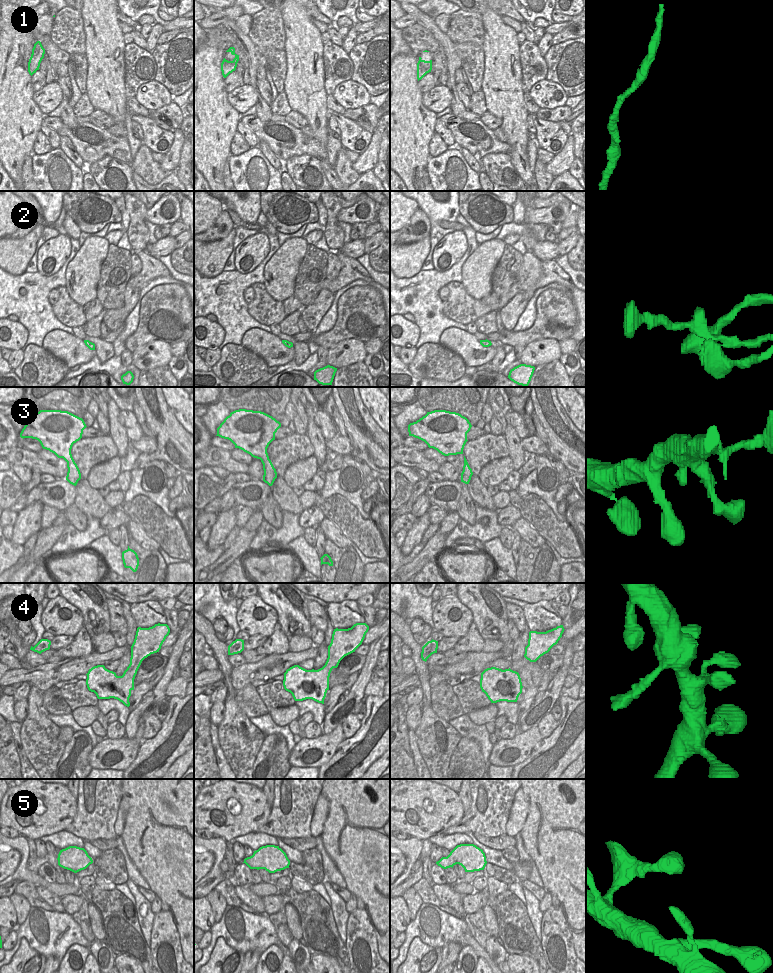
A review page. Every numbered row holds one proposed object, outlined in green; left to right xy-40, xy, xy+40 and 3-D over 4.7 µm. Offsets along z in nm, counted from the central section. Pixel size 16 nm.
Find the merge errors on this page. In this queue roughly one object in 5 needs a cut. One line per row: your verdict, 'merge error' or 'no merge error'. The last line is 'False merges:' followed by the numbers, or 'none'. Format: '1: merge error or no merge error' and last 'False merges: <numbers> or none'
1: no merge error
2: no merge error
3: no merge error
4: no merge error
5: no merge error
False merges: none

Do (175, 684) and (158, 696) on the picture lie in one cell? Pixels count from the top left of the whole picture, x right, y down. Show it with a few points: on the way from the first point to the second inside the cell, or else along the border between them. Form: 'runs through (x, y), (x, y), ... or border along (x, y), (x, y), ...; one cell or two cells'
border along (172, 679), (167, 686), (166, 696); two cells

